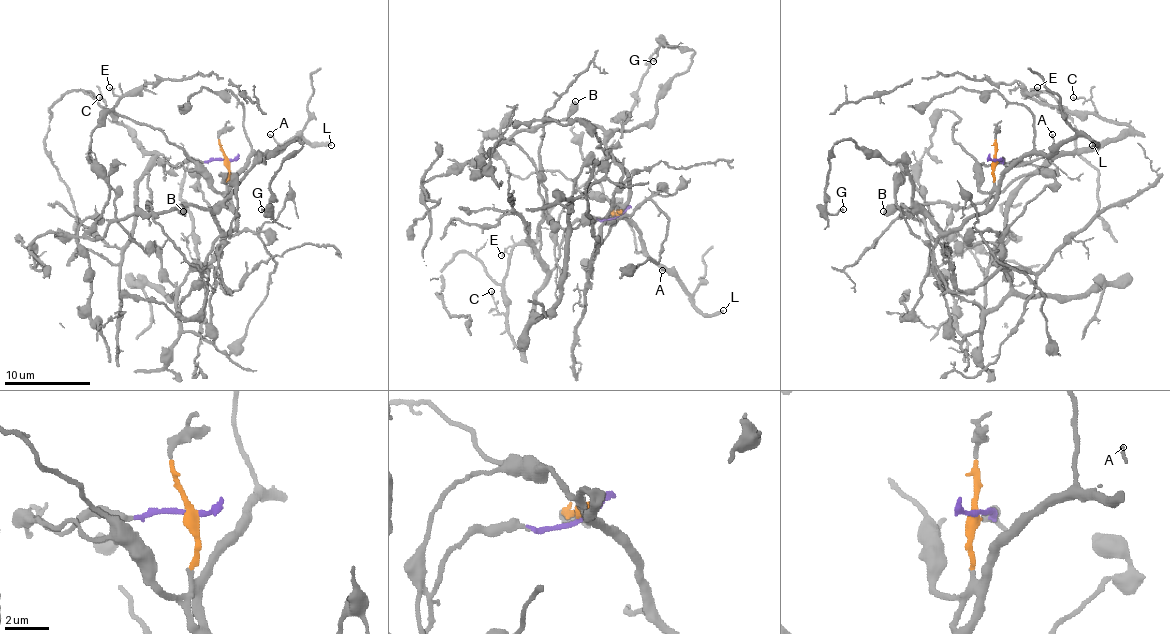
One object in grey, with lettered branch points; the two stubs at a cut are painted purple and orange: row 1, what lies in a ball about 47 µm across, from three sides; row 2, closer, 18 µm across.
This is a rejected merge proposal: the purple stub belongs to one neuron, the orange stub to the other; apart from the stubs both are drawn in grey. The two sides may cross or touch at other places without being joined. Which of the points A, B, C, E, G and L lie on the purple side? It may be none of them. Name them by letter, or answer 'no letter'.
C, E

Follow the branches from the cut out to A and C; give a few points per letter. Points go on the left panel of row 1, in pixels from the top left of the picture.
A: (226, 159), (229, 185), (252, 155), (269, 155), (278, 147), (269, 134)
C: (226, 159), (186, 162), (173, 166), (162, 155), (151, 155), (145, 151), (100, 97)

